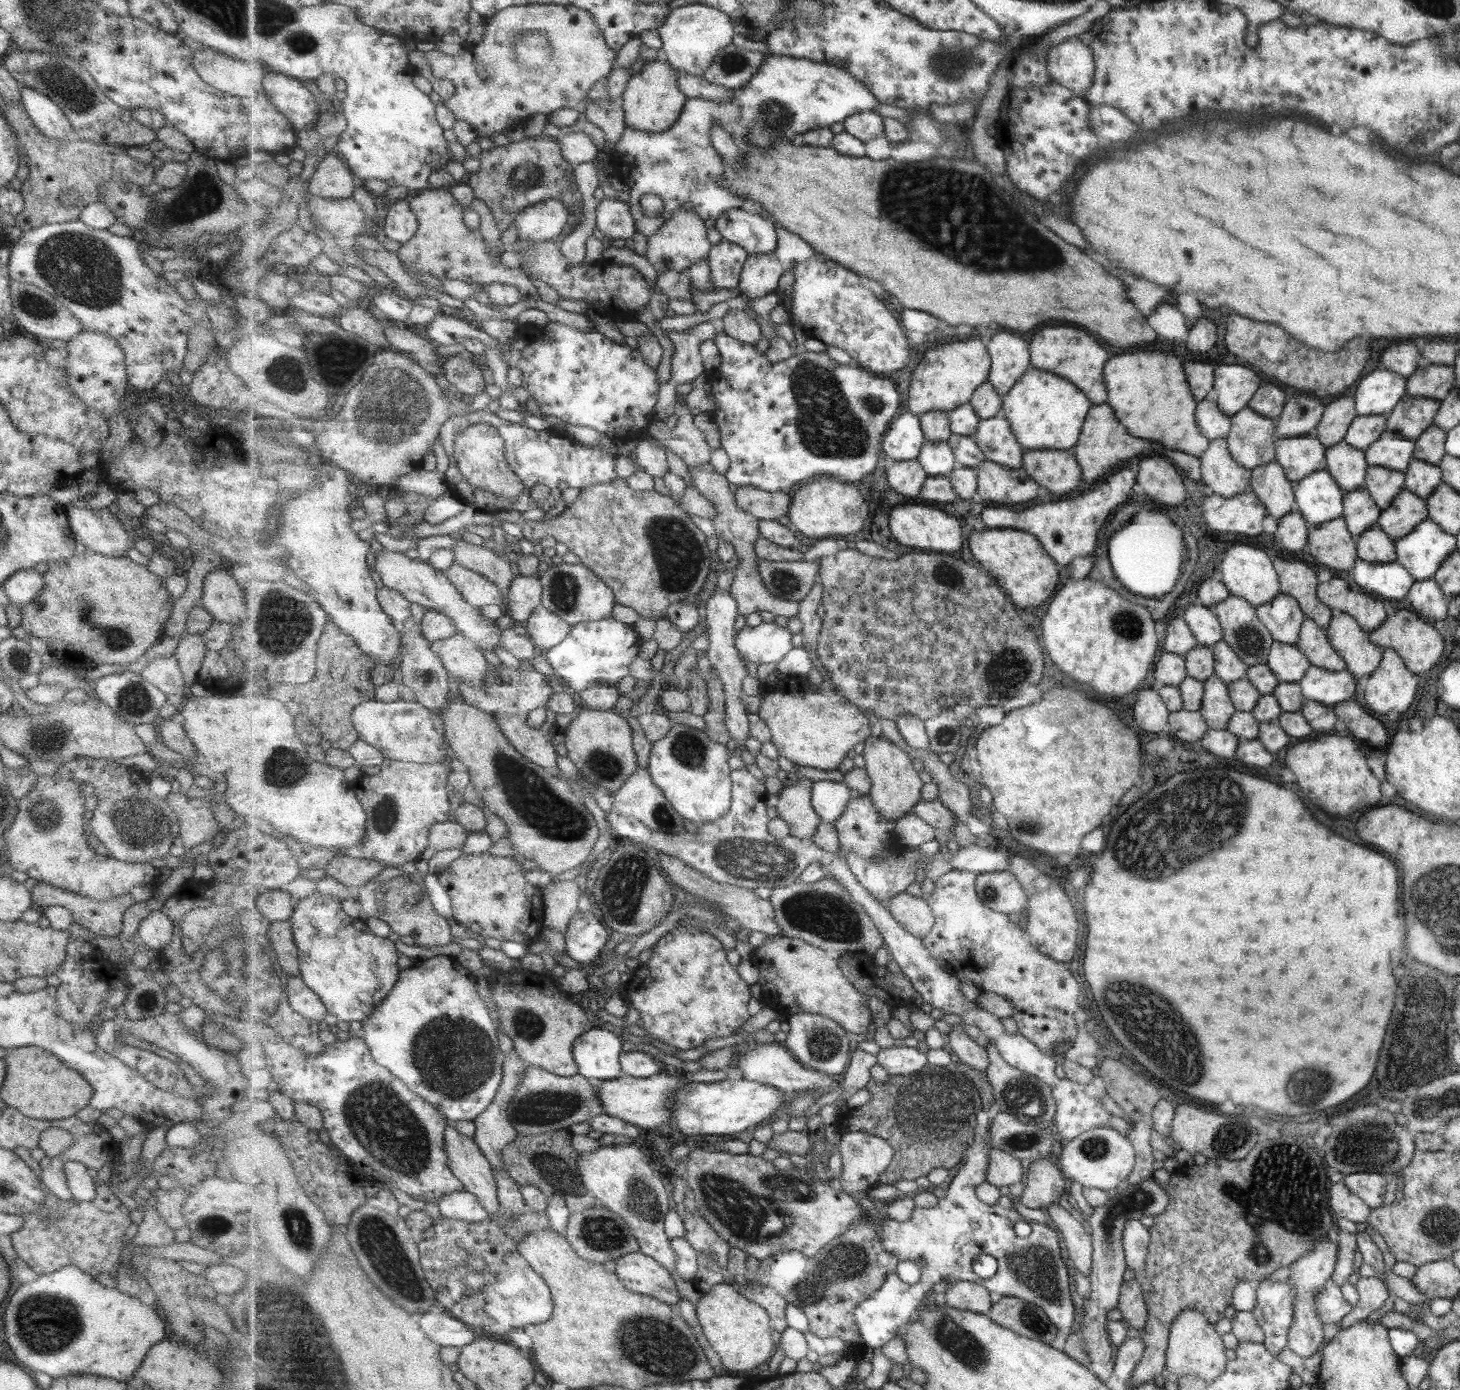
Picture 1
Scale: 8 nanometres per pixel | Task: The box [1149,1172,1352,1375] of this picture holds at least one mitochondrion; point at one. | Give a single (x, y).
(1285, 1300)

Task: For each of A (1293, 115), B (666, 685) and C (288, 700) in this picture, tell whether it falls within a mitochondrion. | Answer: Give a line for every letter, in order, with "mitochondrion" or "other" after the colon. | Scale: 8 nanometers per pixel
A: other
B: other
C: other

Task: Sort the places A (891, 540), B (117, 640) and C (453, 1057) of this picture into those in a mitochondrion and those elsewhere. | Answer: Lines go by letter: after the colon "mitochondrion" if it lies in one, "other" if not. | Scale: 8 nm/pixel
A: other
B: mitochondrion
C: mitochondrion

